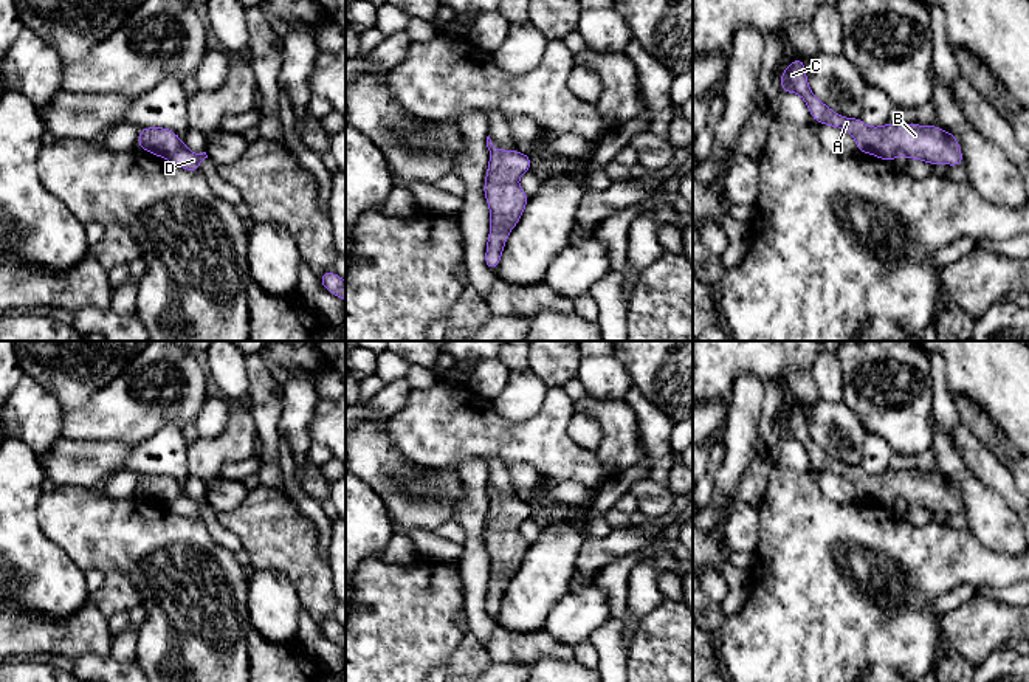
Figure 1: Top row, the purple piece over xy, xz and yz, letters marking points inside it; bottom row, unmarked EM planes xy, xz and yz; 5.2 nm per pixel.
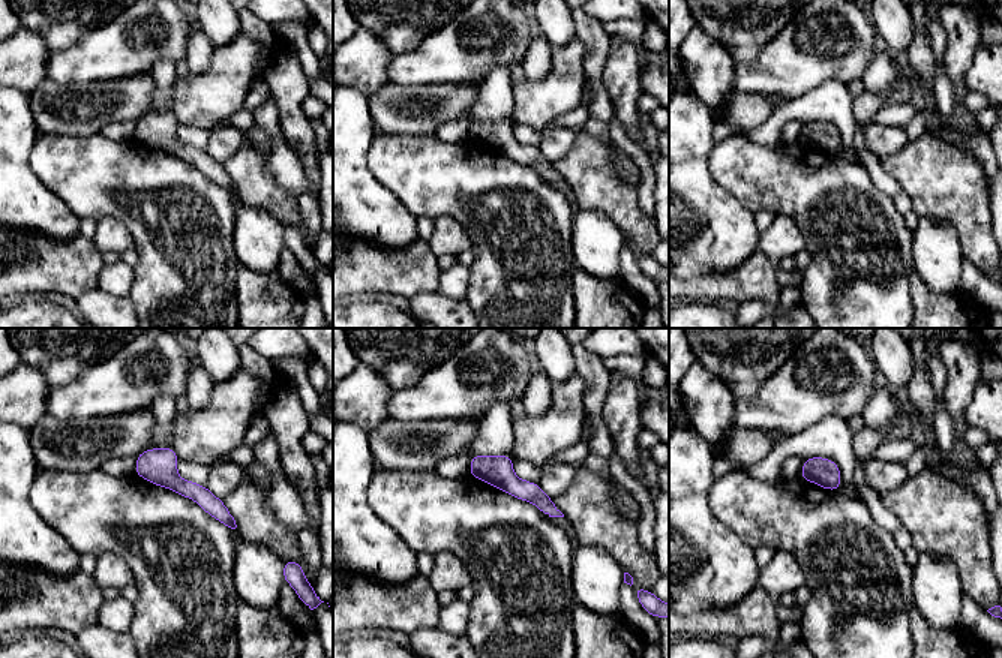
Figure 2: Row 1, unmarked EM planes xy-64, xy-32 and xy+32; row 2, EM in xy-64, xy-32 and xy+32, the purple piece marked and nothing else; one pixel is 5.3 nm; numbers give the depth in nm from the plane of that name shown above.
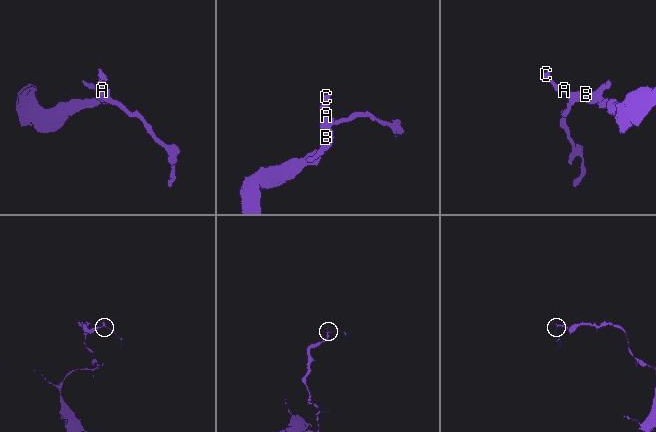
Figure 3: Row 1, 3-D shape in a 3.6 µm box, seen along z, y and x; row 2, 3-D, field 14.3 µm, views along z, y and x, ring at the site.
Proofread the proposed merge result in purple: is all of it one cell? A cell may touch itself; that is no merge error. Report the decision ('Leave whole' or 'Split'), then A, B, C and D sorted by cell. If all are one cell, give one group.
Leave whole. Groups: A B C D

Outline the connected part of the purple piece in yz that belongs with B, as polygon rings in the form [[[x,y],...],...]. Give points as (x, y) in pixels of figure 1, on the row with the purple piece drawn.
[[[793,57],[792,64],[781,71],[779,90],[800,95],[814,121],[849,132],[860,153],[869,153],[883,161],[894,161],[902,155],[931,166],[939,163],[964,166],[958,138],[941,127],[890,121],[882,127],[869,127],[860,118],[835,113],[812,93],[806,78],[806,62],[800,57]]]

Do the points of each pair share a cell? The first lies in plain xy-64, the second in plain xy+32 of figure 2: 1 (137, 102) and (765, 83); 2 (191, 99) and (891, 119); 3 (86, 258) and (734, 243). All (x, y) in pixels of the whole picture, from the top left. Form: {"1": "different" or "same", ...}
{"1": "different", "2": "different", "3": "different"}

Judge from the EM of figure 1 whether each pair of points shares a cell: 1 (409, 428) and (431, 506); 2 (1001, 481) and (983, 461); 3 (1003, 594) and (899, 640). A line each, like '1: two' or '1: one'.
1: two
2: one
3: two

